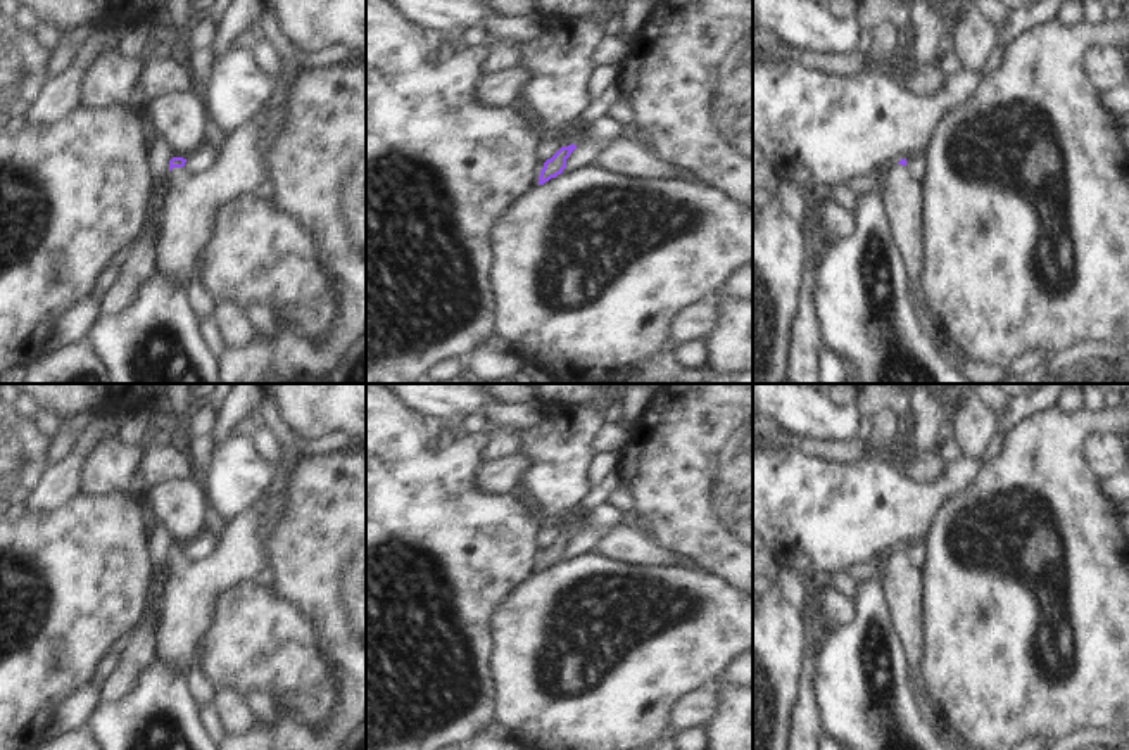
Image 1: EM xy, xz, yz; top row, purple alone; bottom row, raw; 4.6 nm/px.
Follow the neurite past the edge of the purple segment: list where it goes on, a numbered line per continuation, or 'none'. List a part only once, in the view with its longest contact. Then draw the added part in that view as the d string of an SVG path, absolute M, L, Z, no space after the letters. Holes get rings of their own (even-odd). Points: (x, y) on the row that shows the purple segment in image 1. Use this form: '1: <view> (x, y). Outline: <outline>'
1: xy (192, 199). Outline: M261 119L238 128L223 145L216 164L195 173L169 171L154 270L190 275L193 261L209 245L221 206L250 195L268 180L266 157L257 150Z

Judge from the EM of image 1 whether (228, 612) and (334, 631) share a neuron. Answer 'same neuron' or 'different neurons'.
different neurons

